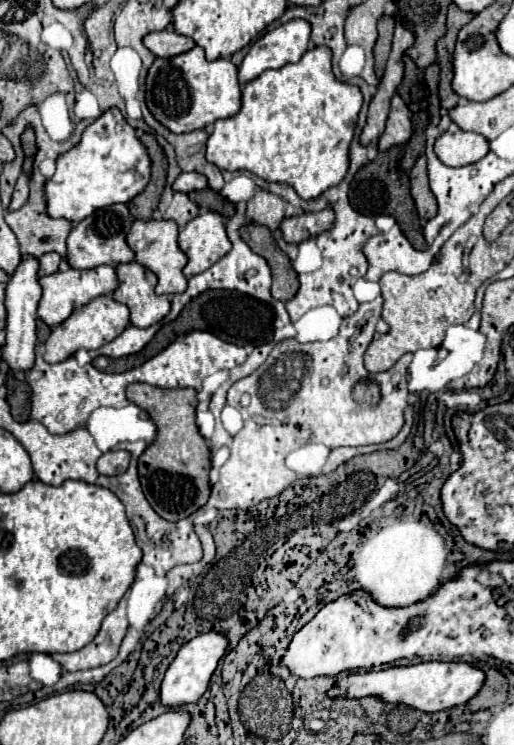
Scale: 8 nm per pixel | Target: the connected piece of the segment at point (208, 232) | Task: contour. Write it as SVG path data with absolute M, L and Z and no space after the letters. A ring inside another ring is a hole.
M212 211L200 213L196 219L192 219L180 231L178 245L188 255L188 265L184 267L184 275L188 279L212 267L232 249L222 215Z

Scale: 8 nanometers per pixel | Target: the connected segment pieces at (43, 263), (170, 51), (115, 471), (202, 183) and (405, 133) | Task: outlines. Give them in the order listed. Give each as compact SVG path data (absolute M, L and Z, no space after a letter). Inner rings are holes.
M56 253L42 255L40 257L40 277L56 273L58 271L58 265L60 265L60 255L56 255Z
M158 31L148 33L144 37L144 45L156 55L156 57L176 57L184 51L190 51L196 43L188 39L186 35L180 35L176 31Z
M108 451L98 459L98 473L112 477L122 475L130 465L130 453L128 451Z
M182 173L176 183L172 185L174 191L180 191L180 193L190 193L190 191L200 191L200 189L206 189L208 187L208 179L200 173Z
M400 95L392 97L392 109L390 109L390 117L386 123L386 131L380 137L378 149L386 151L392 145L404 145L410 141L412 135L412 121L410 121L410 111L406 107L406 103L400 99Z

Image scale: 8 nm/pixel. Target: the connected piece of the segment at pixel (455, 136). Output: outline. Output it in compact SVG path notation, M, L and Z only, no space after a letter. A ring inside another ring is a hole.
M458 129L456 133L442 133L436 139L434 151L444 165L462 167L480 161L490 149L486 137L482 137L480 133L468 133Z

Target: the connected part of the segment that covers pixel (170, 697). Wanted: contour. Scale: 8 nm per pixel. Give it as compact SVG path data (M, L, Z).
M202 633L198 637L194 637L192 641L188 641L176 655L176 659L172 661L172 665L166 671L166 677L162 681L162 689L160 689L160 701L166 707L178 707L184 703L194 703L198 701L204 691L208 689L210 677L214 673L214 669L218 667L218 661L224 657L228 649L228 637L224 633Z

